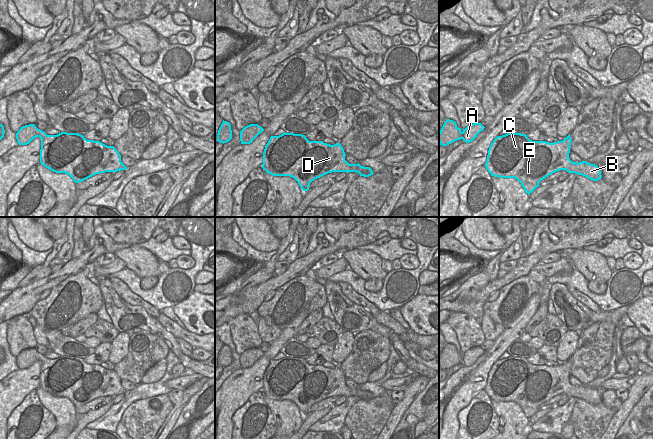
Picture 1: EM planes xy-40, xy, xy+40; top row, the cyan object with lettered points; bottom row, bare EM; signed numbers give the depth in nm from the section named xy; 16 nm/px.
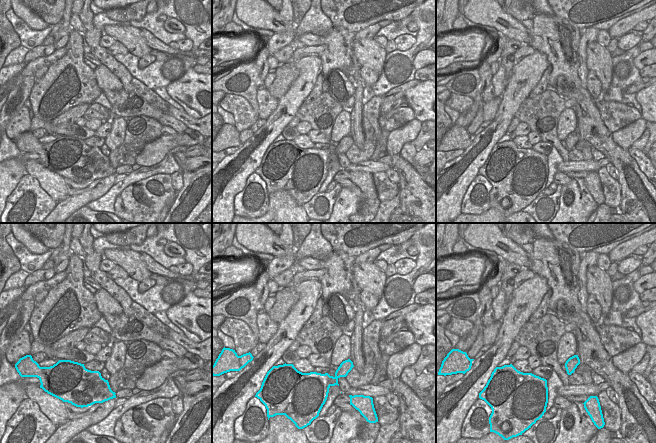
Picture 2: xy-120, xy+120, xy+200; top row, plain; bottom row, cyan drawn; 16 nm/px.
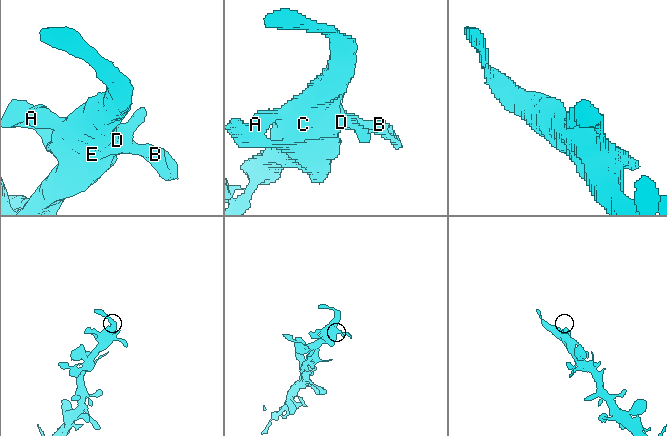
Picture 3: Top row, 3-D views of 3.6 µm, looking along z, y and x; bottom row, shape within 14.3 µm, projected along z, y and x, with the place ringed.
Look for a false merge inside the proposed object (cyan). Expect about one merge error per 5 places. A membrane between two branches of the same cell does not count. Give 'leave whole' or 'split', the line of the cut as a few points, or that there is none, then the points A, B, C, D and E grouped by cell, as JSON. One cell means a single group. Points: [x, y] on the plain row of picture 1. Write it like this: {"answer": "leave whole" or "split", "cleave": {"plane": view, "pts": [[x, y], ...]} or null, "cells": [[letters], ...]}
{"answer": "leave whole", "cleave": null, "cells": [["A", "B", "C", "D", "E"]]}

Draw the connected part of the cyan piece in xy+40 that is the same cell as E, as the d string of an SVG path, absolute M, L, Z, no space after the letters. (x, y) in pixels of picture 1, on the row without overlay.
M507 357L493 364L484 390L491 400L517 403L528 419L541 404L560 394L600 404L597 389L570 384L571 366L570 358L562 365L549 367L532 365L526 358Z

